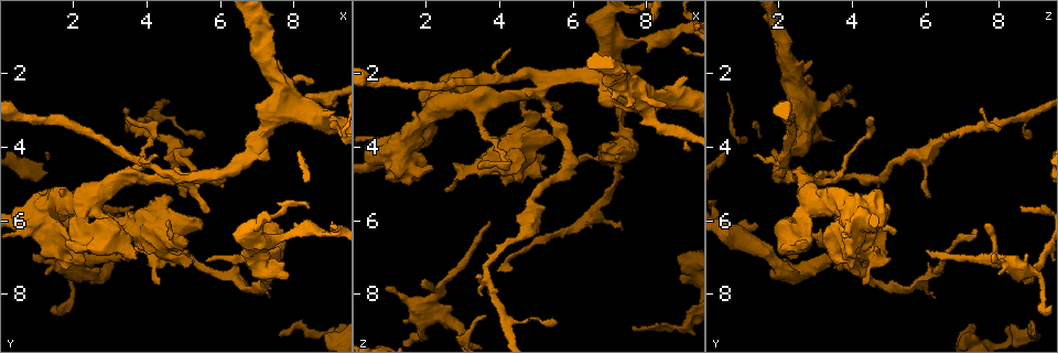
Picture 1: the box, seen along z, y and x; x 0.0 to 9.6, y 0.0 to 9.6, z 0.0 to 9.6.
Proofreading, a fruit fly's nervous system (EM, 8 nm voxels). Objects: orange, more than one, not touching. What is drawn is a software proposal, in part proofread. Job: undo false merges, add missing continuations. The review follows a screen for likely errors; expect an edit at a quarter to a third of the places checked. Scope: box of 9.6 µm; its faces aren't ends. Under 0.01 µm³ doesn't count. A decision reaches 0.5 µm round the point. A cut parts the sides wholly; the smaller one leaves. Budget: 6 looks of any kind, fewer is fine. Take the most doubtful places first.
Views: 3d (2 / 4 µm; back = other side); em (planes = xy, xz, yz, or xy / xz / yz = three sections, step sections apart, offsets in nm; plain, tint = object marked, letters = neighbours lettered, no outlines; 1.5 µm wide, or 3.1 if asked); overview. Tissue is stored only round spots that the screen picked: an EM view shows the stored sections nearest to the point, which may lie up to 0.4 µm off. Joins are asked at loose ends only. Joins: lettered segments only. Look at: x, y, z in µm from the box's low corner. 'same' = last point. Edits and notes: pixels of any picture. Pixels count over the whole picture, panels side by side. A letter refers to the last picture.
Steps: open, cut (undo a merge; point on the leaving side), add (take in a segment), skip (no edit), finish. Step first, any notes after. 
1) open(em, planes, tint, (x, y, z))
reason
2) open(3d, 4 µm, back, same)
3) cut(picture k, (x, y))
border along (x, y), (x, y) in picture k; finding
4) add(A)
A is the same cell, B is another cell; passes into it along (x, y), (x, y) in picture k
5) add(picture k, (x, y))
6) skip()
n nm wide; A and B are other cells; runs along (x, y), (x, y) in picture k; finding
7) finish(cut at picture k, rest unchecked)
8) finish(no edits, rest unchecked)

open(em, planes, letters, (6.45, 7.00, 4.25))
sudden change in width

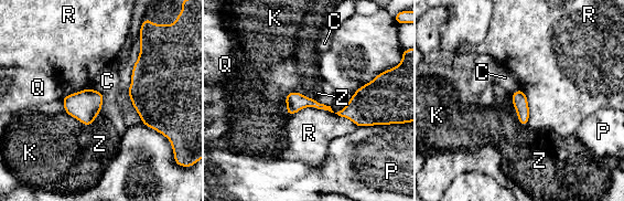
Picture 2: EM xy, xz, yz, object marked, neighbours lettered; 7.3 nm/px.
skip()
C, K, P, Q, R and Z are other cells; border along (289, 115), (316, 107), (357, 126) in picture 2; continuous, no second neuron

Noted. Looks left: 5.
open(3d, 4 µm, (3.60, 5.65, 8.55))
an open end

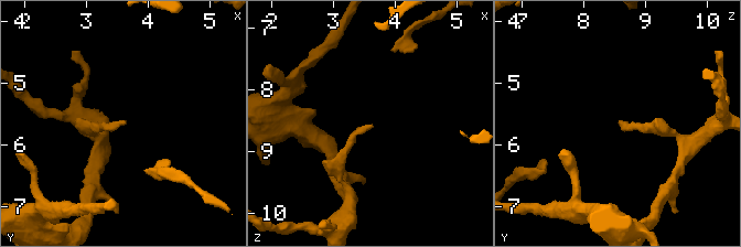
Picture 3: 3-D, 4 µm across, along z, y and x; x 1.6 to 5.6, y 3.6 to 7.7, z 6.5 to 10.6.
open(em, planes, letters, (3.65, 5.65, 8.55))
shape alone is not enough

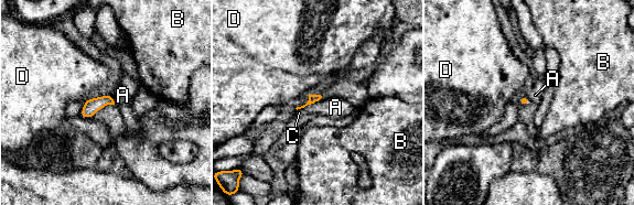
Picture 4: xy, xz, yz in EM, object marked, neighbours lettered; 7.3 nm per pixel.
skip()
A, B, C and D are other cells; border along (325, 98), (303, 107) in picture 4; none of them fits

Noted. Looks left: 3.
open(3d, 4 µm, (3.15, 6.15, 4.55))

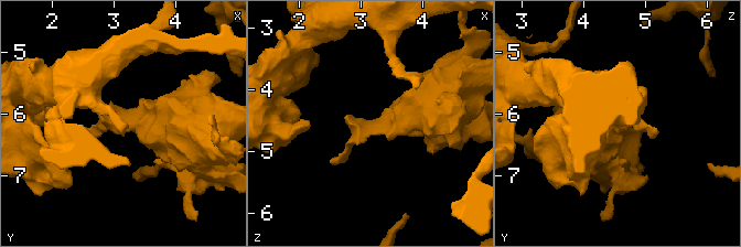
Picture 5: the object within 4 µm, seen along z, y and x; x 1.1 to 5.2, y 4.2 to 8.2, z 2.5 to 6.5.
open(em, xy, step 4, tint, (3.20, 6.15, 4.60))

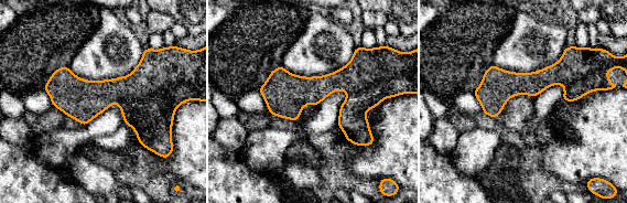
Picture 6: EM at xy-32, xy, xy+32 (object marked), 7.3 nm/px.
open(em, yz, step 4, letters, same)
cut it another way

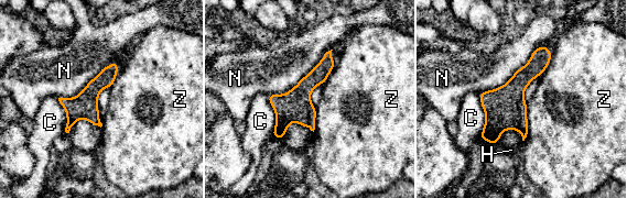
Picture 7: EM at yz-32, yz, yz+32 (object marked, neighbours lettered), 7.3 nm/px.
skip()
C, H, N and Z are other cells; runs along (328, 54), (276, 134) in picture 7; one neuron here

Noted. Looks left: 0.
finish(no edits, rest unchecked)

